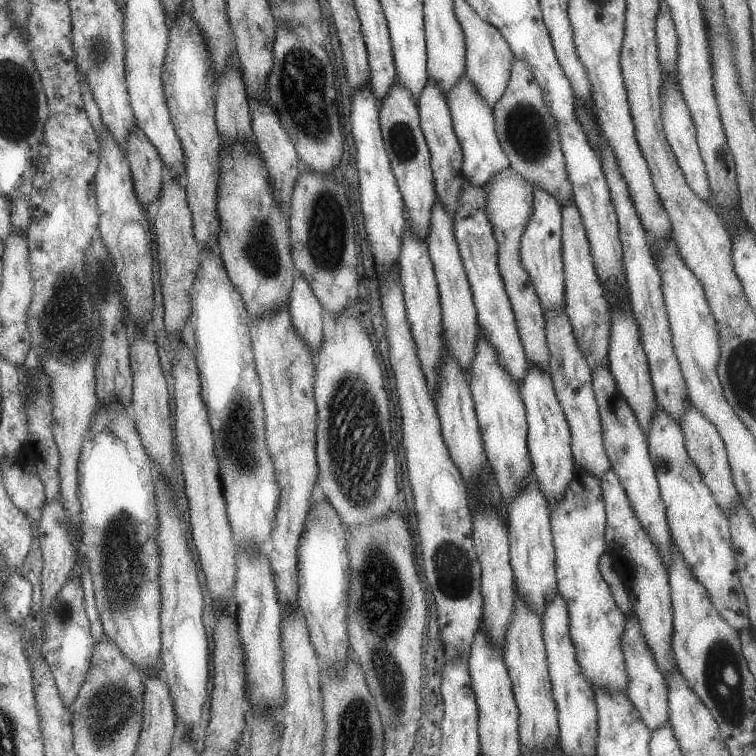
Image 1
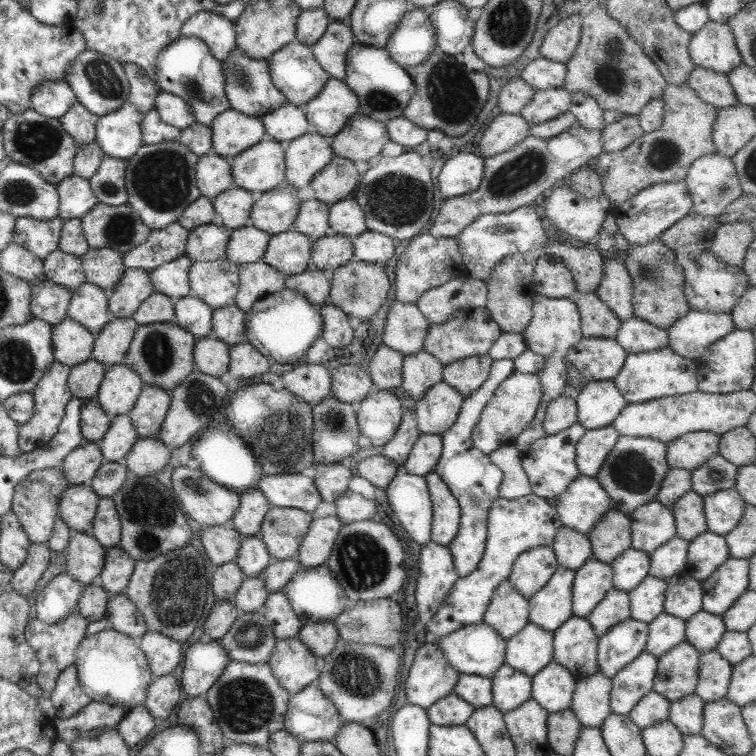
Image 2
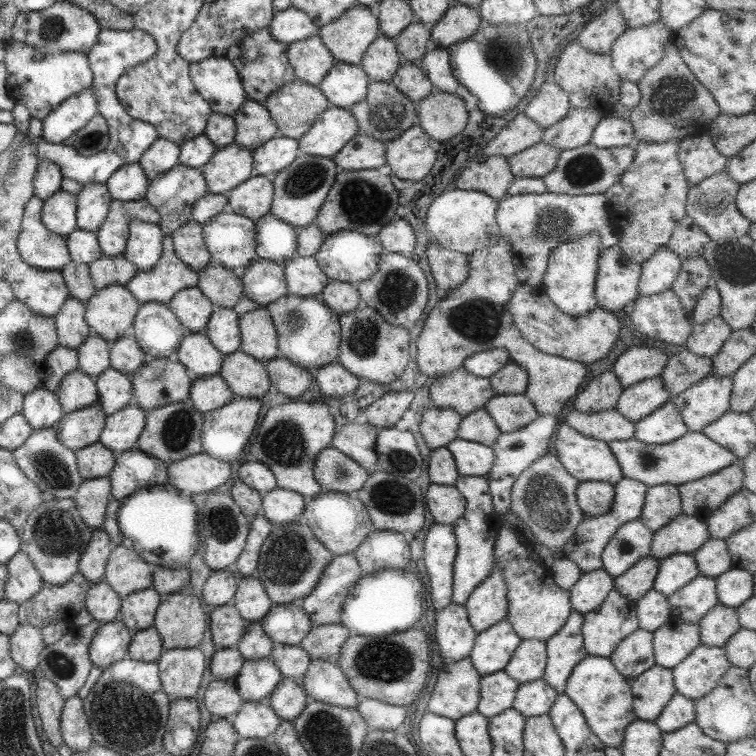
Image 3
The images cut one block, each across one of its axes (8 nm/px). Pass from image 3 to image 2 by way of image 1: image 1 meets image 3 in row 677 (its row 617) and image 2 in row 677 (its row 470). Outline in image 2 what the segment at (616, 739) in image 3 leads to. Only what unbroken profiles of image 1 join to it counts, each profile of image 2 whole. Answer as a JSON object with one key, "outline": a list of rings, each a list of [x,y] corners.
{"outline":[[[571,616],[552,632],[552,661],[566,668],[574,679],[598,672],[598,637],[586,618]]]}

